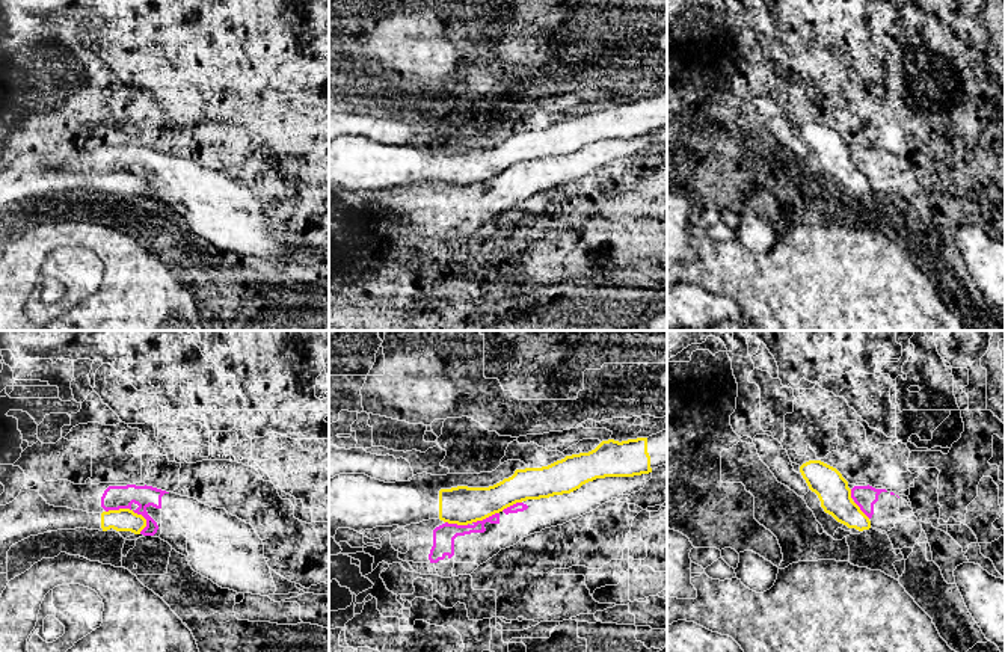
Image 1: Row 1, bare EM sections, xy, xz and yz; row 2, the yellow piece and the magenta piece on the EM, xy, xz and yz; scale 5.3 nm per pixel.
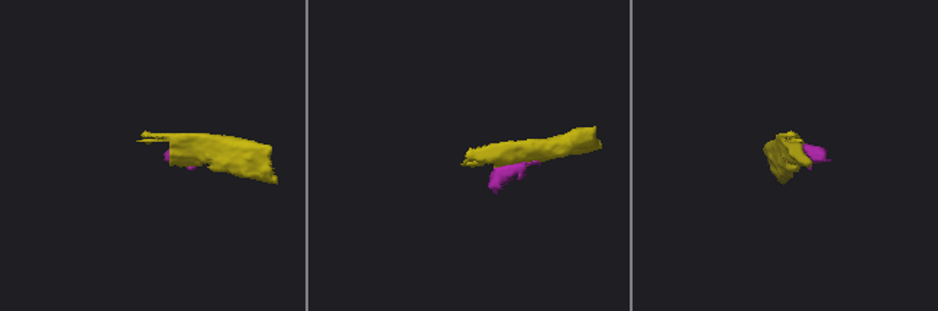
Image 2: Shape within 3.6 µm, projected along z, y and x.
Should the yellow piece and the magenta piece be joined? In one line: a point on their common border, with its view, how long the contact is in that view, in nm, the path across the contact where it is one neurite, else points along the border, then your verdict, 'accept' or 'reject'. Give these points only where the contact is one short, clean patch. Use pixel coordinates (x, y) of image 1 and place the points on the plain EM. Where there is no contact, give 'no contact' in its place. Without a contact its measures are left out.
xy (129, 171) | 240 nm | reject

